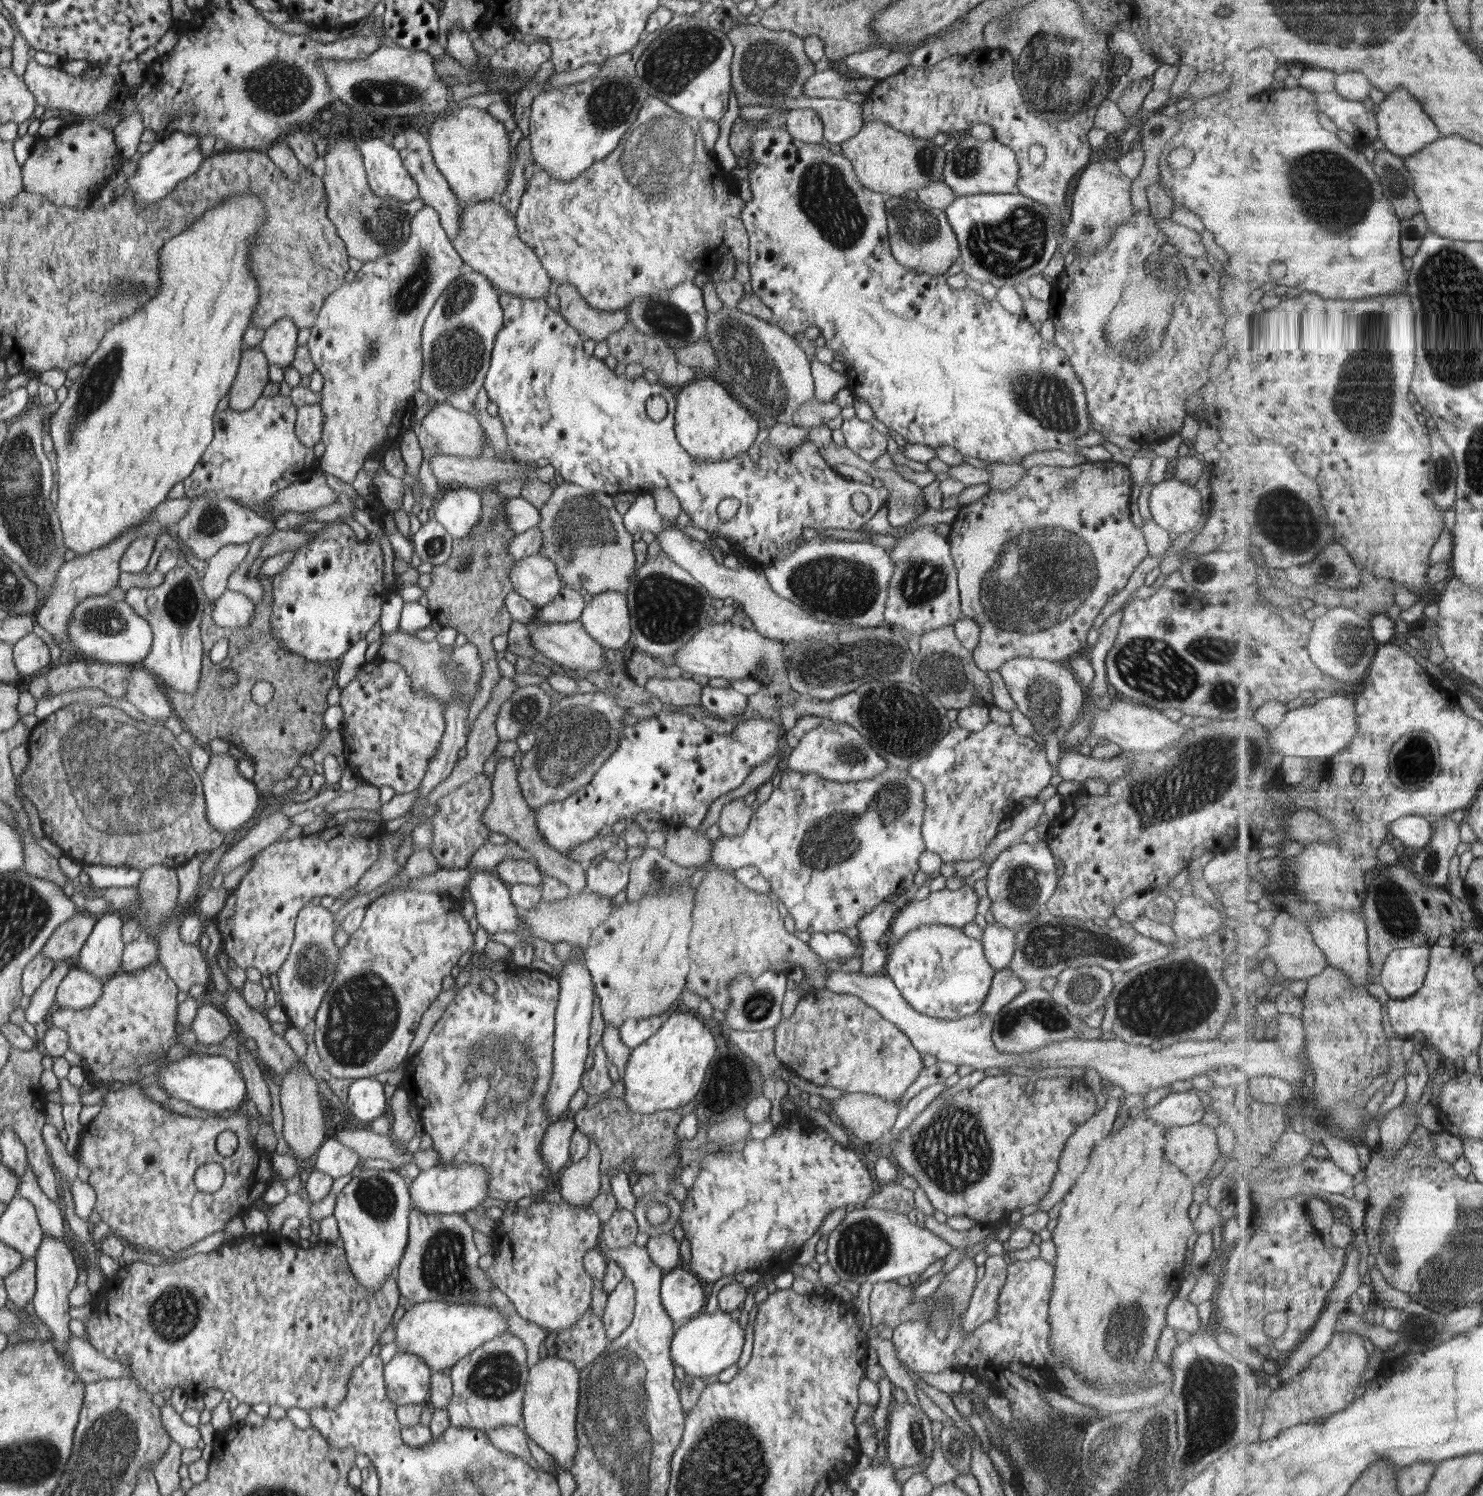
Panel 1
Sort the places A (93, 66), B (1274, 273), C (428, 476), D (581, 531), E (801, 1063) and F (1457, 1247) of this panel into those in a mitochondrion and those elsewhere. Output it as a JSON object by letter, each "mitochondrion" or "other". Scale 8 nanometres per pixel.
{"A":"other","B":"other","C":"mitochondrion","D":"mitochondrion","E":"other","F":"mitochondrion"}

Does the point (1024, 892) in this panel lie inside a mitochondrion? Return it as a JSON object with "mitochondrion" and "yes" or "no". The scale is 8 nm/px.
{"mitochondrion":"yes"}

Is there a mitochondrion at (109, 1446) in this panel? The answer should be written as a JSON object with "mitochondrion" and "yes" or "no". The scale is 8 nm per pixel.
{"mitochondrion":"yes"}

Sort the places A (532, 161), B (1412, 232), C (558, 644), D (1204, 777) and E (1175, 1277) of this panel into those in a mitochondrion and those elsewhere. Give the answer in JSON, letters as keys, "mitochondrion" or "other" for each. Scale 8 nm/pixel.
{"A":"other","B":"mitochondrion","C":"other","D":"mitochondrion","E":"other"}

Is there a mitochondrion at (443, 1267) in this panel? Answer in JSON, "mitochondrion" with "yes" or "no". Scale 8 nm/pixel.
{"mitochondrion":"yes"}

